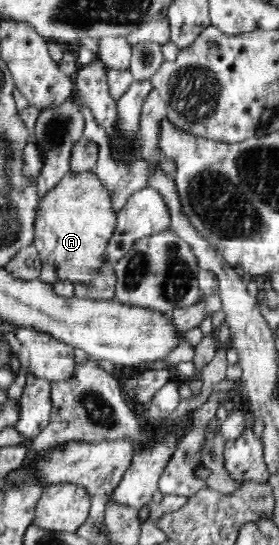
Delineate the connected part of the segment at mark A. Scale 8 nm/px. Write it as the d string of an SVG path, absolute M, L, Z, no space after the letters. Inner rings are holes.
M70 170L58 184L39 200L35 214L33 244L40 255L41 281L48 285L58 281L88 283L98 276L102 264L102 252L116 228L116 216L110 203L110 193L99 176L92 170Z

